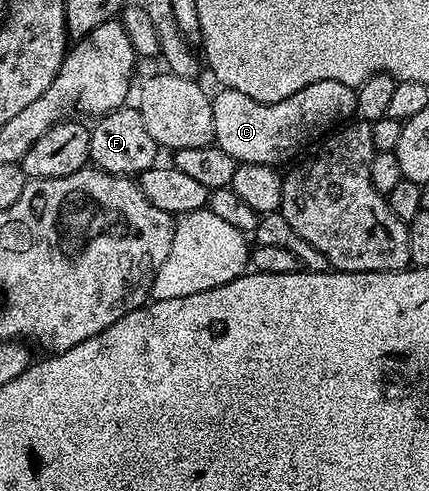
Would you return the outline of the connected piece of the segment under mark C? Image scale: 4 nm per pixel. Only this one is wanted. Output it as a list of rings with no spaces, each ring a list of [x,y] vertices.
[[[340,81],[313,82],[299,93],[274,103],[254,101],[230,88],[221,88],[219,92],[211,100],[215,144],[239,163],[281,166],[356,113],[357,90]]]

